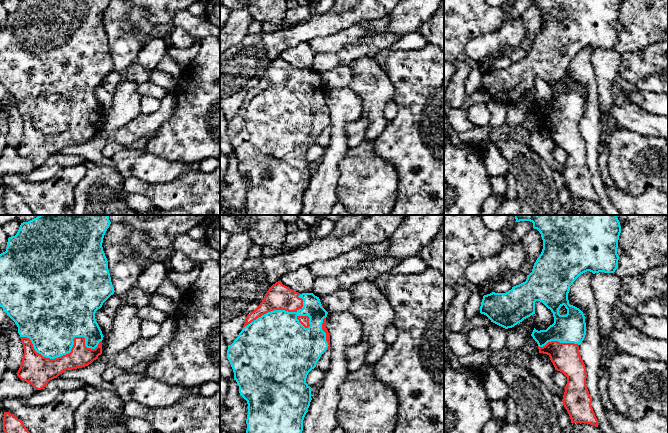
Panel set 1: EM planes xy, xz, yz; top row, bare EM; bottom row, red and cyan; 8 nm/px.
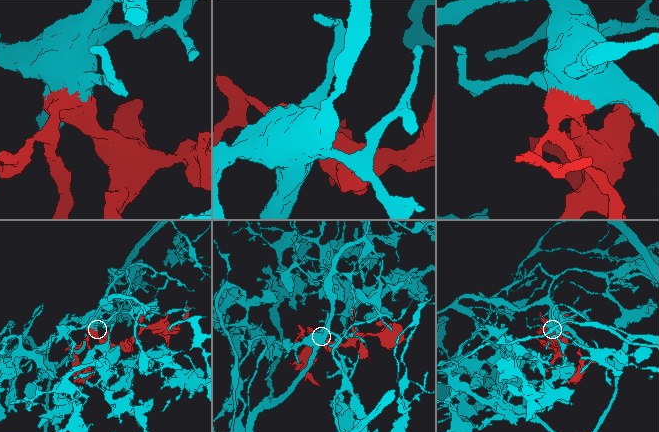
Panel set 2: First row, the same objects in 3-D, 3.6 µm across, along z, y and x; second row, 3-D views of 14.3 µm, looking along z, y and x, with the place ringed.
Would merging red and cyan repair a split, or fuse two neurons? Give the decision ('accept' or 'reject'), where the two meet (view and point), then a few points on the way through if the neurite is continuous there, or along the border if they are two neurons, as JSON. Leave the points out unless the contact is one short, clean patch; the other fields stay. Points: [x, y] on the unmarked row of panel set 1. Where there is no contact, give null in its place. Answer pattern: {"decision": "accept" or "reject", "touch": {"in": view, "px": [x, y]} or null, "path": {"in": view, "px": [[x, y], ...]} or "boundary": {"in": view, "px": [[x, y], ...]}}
{"decision": "accept", "touch": {"in": "xy", "px": [66, 130]}}

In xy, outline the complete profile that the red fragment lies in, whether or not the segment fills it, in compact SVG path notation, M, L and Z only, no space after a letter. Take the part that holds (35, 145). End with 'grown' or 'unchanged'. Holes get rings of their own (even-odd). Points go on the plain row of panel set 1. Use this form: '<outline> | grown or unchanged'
M21 0L15 12L8 14L6 27L0 30L0 83L18 103L24 130L17 152L35 165L43 165L50 156L66 146L88 142L102 130L102 107L95 89L114 70L103 27L104 11L110 0Z | grown

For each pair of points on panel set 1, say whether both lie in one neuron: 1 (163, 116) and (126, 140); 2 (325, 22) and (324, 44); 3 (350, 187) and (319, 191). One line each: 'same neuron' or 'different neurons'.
1: same neuron
2: different neurons
3: different neurons

